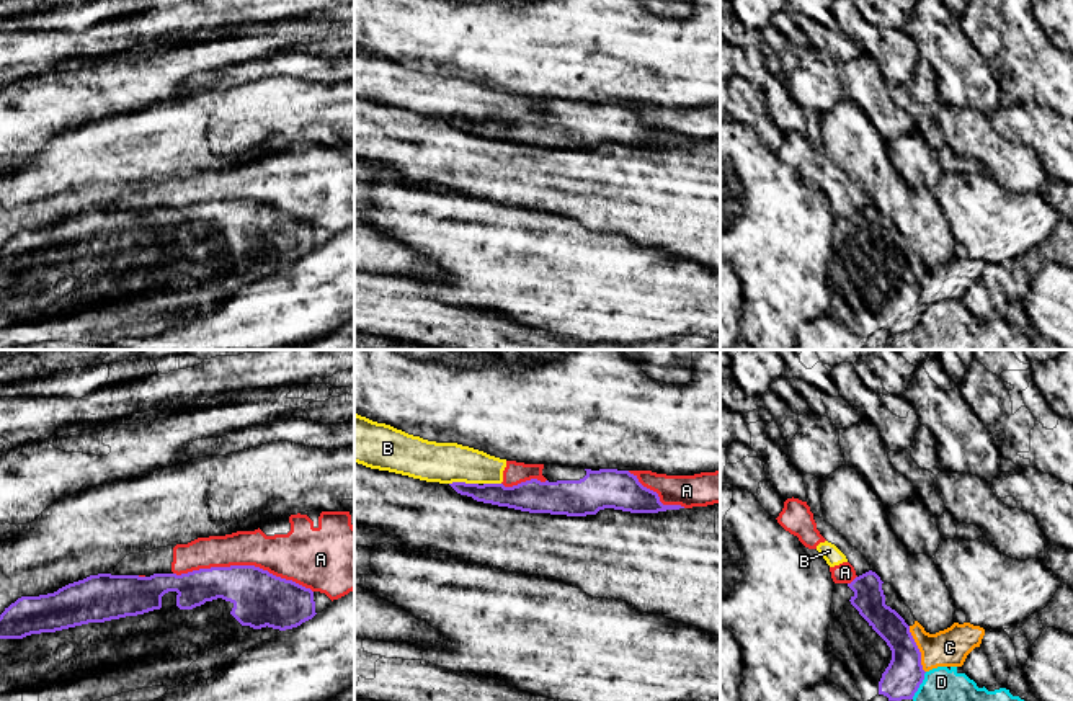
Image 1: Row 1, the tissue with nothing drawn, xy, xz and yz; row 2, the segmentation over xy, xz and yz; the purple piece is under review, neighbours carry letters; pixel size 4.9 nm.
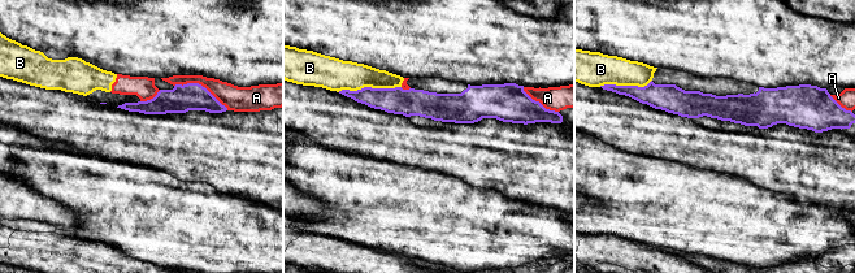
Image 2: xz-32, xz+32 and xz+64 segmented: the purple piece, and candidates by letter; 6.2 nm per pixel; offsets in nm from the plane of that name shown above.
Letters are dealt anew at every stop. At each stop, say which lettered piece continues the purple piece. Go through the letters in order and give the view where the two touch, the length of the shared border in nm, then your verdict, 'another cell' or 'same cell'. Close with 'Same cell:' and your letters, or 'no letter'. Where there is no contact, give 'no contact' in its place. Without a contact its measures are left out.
A: xy | 700 nm | another cell
B: xz | 140 nm | another cell
C: yz | 240 nm | another cell
D: yz | 150 nm | another cell
Same cell: no letter

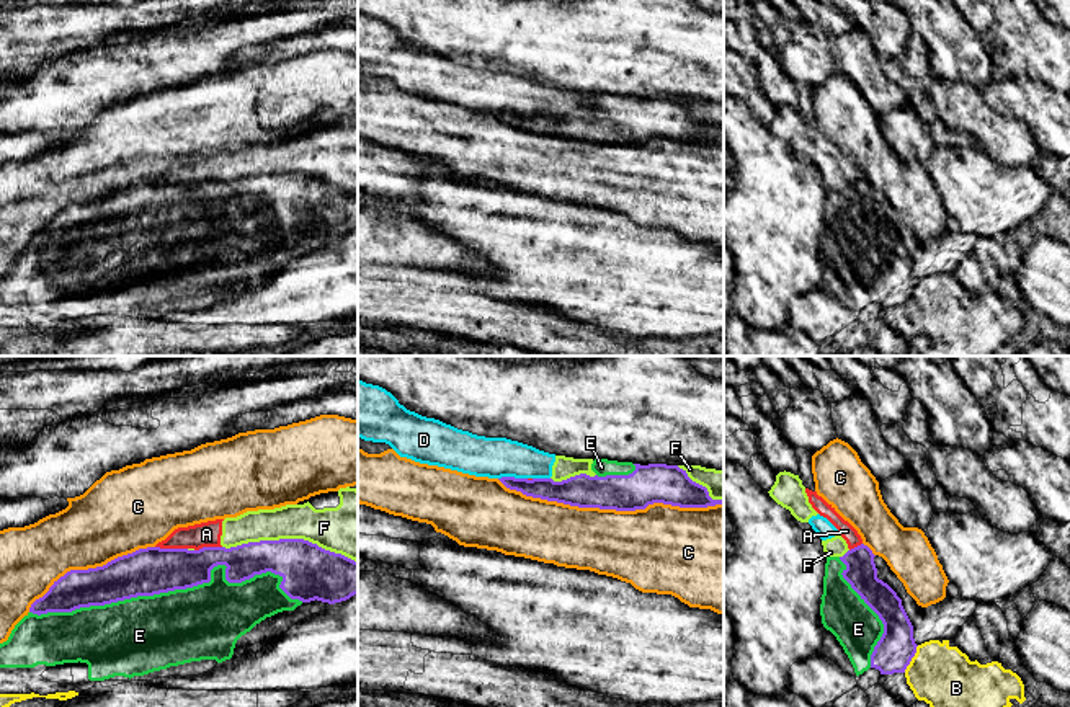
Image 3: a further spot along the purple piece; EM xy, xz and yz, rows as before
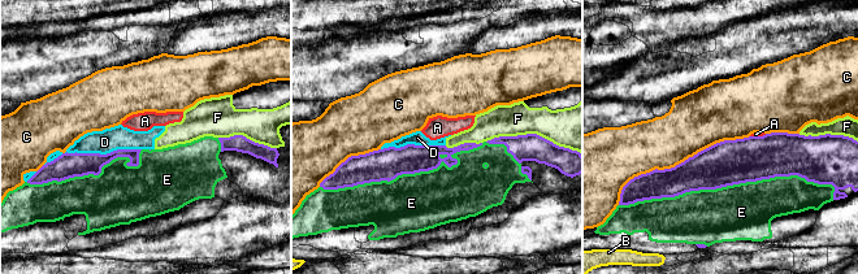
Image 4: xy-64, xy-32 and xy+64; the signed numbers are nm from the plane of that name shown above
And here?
A: xy | 160 nm | another cell
B: yz | 150 nm | another cell
C: xz | 1100 nm | another cell
D: xz | 140 nm | another cell
E: xy | 1350 nm | same cell
F: xy | 650 nm | another cell
Same cell: E

